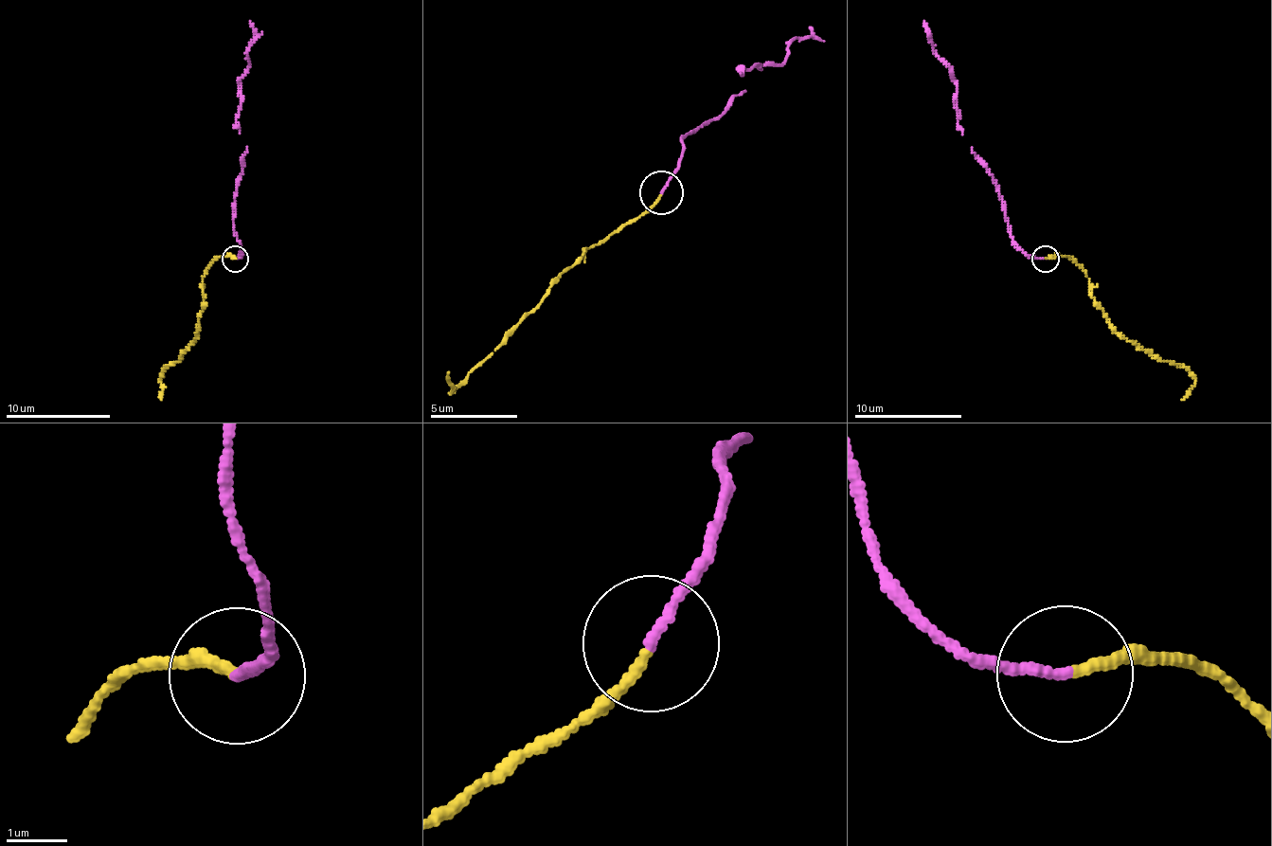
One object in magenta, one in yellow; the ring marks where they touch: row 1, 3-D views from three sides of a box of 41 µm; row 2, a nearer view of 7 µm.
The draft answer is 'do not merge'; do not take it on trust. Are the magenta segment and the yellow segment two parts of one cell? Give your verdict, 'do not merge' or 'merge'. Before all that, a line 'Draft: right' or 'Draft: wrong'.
Draft: wrong
merge

